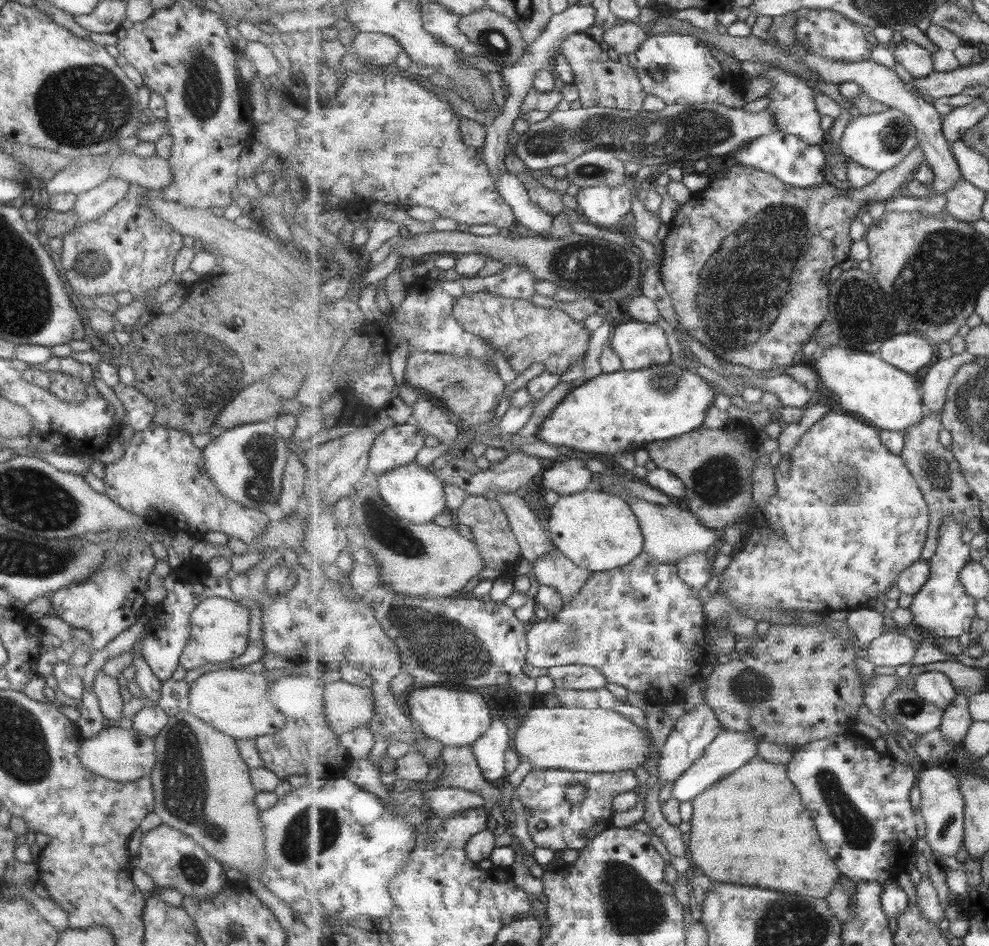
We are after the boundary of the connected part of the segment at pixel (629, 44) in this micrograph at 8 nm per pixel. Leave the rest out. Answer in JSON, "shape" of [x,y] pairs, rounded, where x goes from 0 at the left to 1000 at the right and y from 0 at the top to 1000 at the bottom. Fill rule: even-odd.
{"shape":[[[628,23],[611,34],[611,43],[625,57],[643,56],[656,39],[645,23]]]}

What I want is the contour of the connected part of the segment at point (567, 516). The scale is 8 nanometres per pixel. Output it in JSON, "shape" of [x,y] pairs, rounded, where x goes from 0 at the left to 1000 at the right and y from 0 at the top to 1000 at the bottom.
{"shape":[[[594,517],[589,520],[568,524],[555,540],[556,569],[583,598],[601,605],[612,605],[635,598],[652,581],[652,568],[647,552],[638,534],[627,524],[611,518]]]}

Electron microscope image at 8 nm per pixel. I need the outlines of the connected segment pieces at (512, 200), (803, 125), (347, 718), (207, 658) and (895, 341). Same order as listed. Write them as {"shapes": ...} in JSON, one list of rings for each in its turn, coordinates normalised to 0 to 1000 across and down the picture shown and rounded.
{"shapes":[[[[513,182],[499,191],[507,208],[519,220],[523,235],[545,249],[554,249],[560,228],[537,212],[528,189]]],[[[782,71],[777,75],[774,75],[770,80],[778,82],[781,86],[782,92],[780,92],[776,101],[779,104],[779,109],[777,110],[776,116],[779,116],[783,129],[785,129],[785,134],[790,140],[795,140],[804,144],[809,144],[812,148],[815,148],[821,153],[830,153],[832,148],[834,148],[834,137],[830,135],[830,119],[828,118],[825,109],[825,94],[821,93],[815,84],[810,84],[806,79],[797,77],[788,71]]],[[[341,714],[334,716],[329,727],[331,761],[343,778],[373,767],[380,755],[379,737],[376,727],[353,723]]],[[[209,631],[193,646],[192,666],[189,682],[183,689],[180,702],[188,709],[208,701],[233,702],[250,685],[252,650],[251,645],[242,635],[221,631]]],[[[907,353],[899,362],[891,366],[890,377],[905,386],[905,389],[918,393],[920,396],[935,389],[943,376],[945,368],[939,364],[939,358],[930,353]]]]}

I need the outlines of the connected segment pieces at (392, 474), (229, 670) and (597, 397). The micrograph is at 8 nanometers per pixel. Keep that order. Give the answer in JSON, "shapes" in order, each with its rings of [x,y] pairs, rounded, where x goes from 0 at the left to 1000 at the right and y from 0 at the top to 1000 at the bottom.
{"shapes":[[[[416,487],[403,495],[383,502],[383,519],[389,531],[403,547],[418,551],[420,554],[438,553],[438,550],[453,537],[451,512],[434,494]]],[[[231,703],[226,707],[217,710],[203,712],[190,725],[191,746],[190,753],[205,762],[207,766],[214,767],[217,772],[229,776],[237,781],[257,781],[261,778],[276,776],[288,764],[288,758],[275,744],[272,725],[274,720],[269,720],[266,712],[255,712]]],[[[680,384],[664,385],[650,391],[608,394],[596,401],[568,421],[552,440],[540,462],[559,473],[570,471],[604,480],[641,479],[656,469],[692,460],[711,450],[711,444],[721,429],[725,413],[706,397],[703,391],[691,390]]]]}

